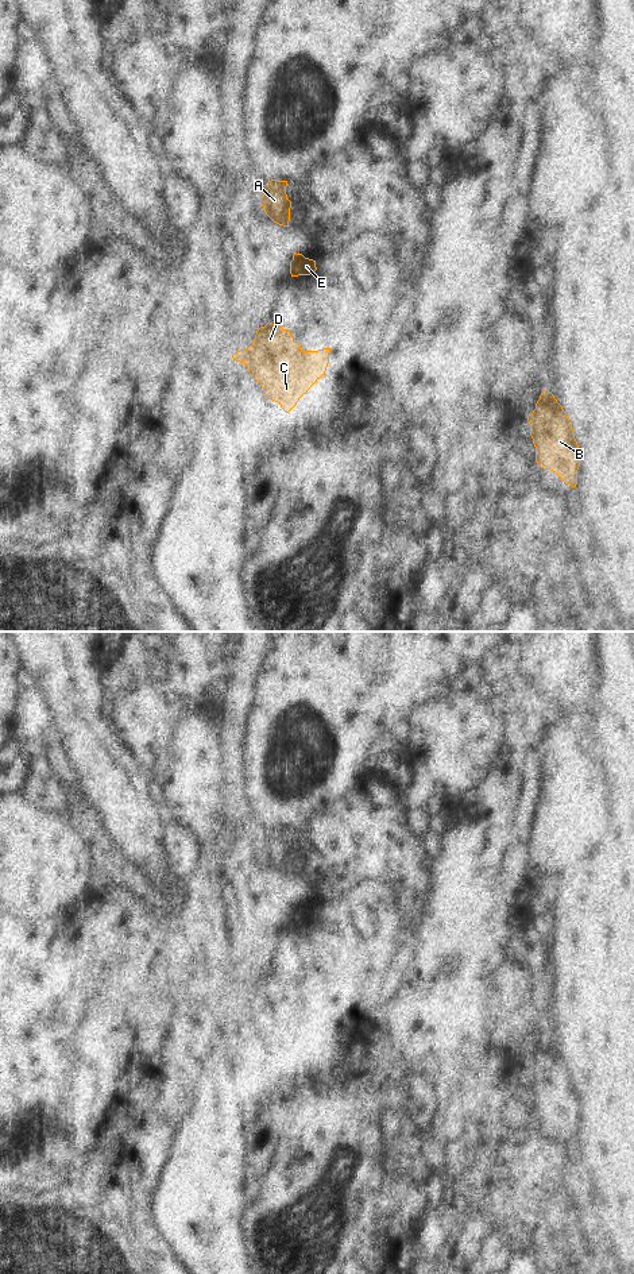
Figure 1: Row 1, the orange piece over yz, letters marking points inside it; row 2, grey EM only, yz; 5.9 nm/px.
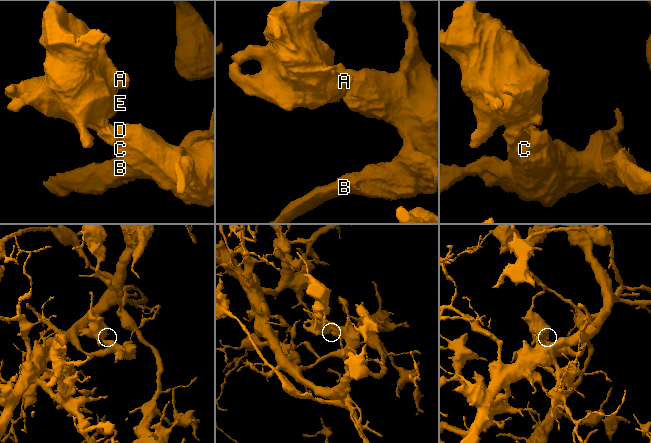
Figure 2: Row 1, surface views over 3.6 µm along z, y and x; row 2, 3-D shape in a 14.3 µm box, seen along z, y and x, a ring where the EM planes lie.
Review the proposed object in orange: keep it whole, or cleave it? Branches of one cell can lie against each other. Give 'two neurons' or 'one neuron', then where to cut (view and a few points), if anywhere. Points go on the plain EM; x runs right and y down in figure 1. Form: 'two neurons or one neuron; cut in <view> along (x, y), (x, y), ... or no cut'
one neuron; no cut

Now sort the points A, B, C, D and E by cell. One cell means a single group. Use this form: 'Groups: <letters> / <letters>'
Groups: A B C D E

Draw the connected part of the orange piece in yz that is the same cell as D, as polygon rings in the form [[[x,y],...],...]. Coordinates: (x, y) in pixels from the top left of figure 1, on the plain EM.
[[[267,970],[258,976],[254,991],[232,1005],[244,1011],[250,1024],[263,1035],[263,1047],[272,1047],[289,1061],[325,1023],[330,996],[302,999],[289,977]]]

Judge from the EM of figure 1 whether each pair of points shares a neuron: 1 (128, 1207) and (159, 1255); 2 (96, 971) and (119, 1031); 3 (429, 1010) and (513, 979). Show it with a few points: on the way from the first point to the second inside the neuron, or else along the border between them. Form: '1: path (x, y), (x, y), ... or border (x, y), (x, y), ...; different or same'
1: path (135, 1219), (151, 1243); same
2: path (96, 985), (96, 1004), (108, 1016); same
3: border (498, 958), (483, 977), (490, 1019); different

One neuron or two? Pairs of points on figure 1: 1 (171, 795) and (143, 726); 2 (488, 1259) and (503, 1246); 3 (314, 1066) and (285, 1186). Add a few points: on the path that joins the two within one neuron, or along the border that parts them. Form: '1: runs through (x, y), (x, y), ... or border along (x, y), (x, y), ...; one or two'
1: runs through (174, 778), (174, 757), (161, 744); one
2: runs through (493, 1257), (499, 1250); one
3: border along (316, 1100), (298, 1108), (281, 1127); two

